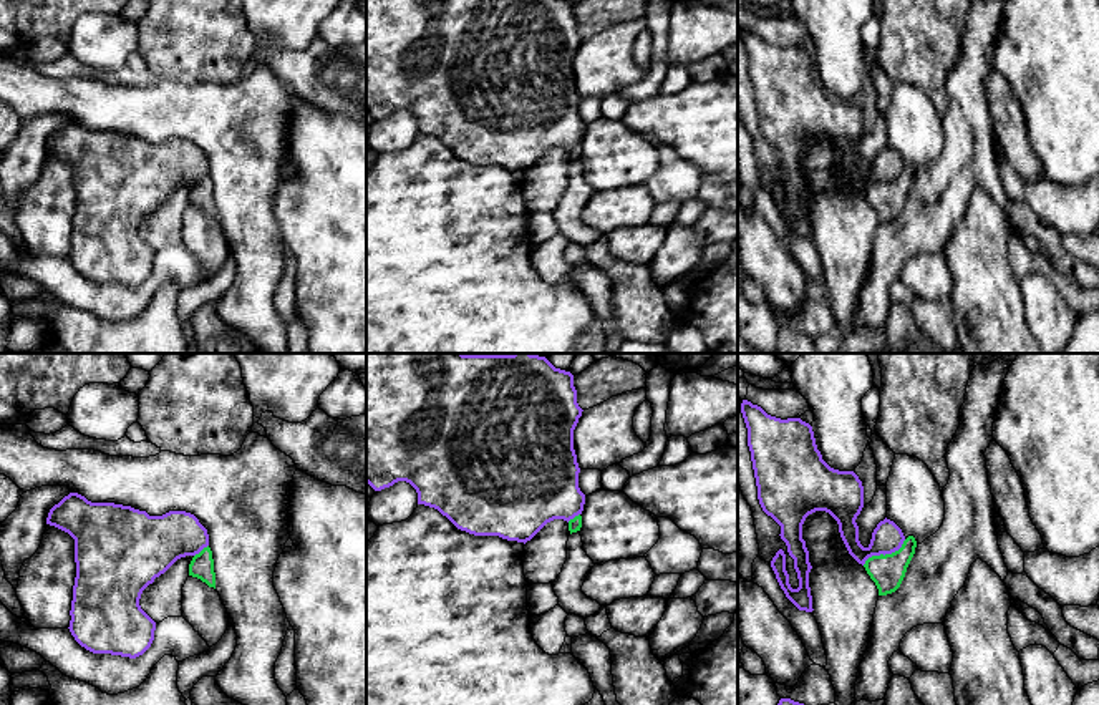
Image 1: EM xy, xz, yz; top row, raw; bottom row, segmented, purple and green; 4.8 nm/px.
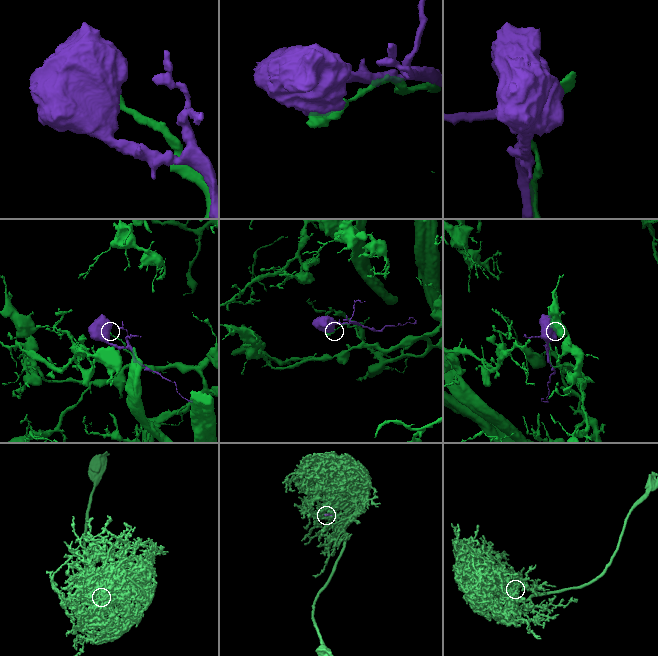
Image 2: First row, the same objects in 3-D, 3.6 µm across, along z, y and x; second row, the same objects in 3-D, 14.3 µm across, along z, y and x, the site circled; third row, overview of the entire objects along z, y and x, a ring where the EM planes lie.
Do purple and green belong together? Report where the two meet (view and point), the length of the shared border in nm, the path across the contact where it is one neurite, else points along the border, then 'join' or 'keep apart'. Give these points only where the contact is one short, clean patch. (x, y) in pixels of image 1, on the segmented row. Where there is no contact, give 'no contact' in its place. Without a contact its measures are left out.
yz (884, 554) | 240 nm | keep apart

